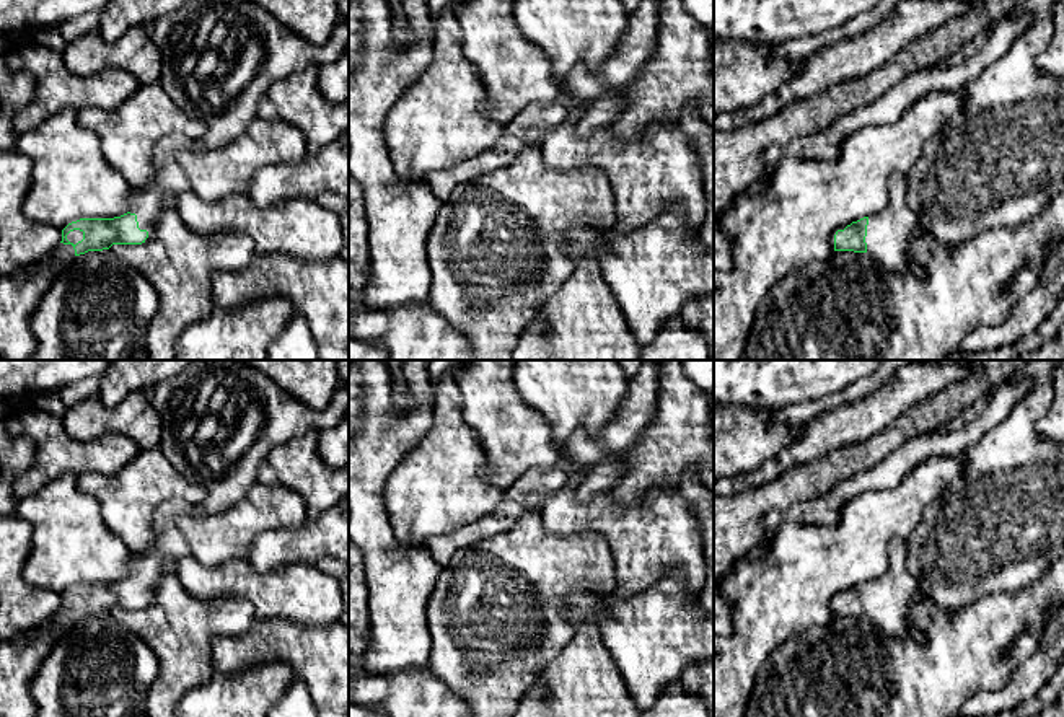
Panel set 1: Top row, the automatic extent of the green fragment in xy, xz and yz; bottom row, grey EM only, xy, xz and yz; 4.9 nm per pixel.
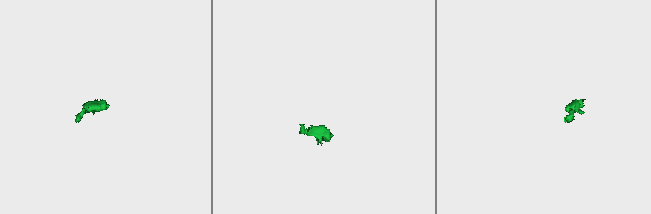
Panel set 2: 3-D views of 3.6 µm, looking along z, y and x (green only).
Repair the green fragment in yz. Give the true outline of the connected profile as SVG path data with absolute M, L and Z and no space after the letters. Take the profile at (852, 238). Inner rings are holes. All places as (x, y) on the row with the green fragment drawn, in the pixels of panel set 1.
M893 174L888 183L890 202L878 215L852 222L834 235L834 251L868 253L888 271L908 269L908 249L917 238L917 215L908 204L908 181Z

